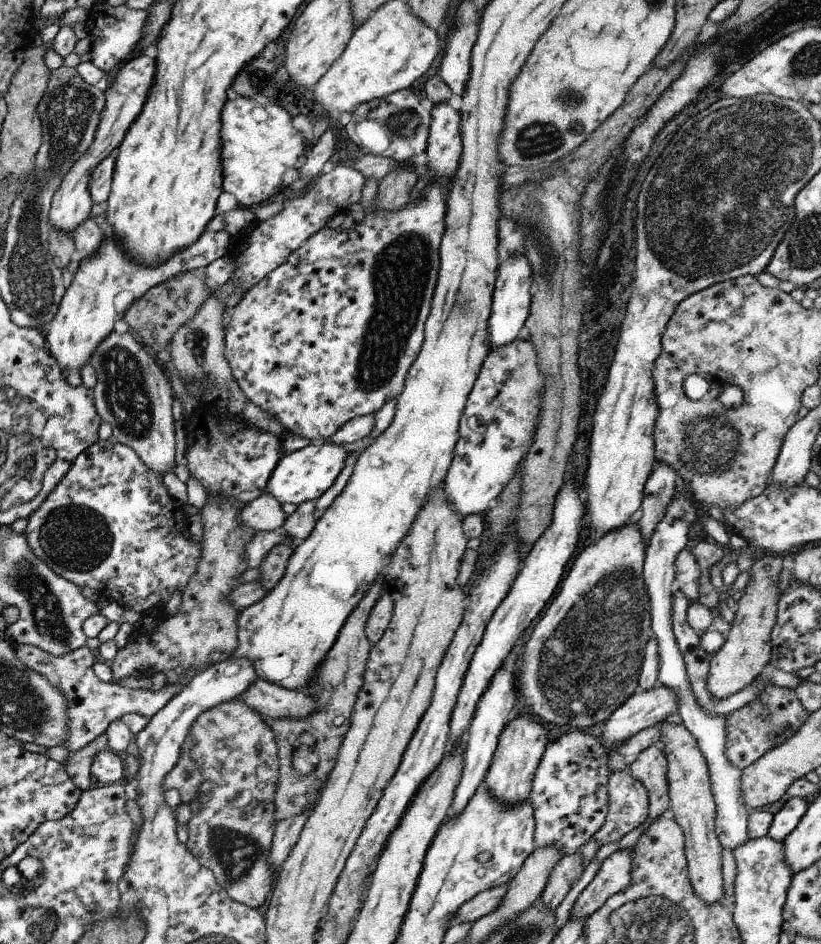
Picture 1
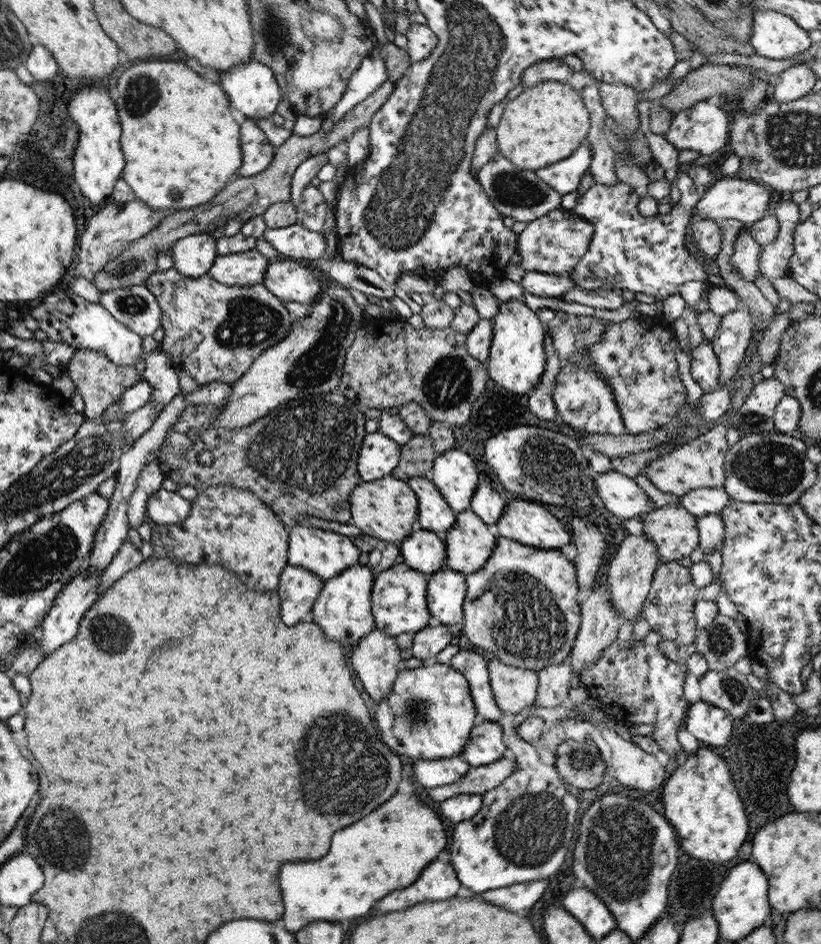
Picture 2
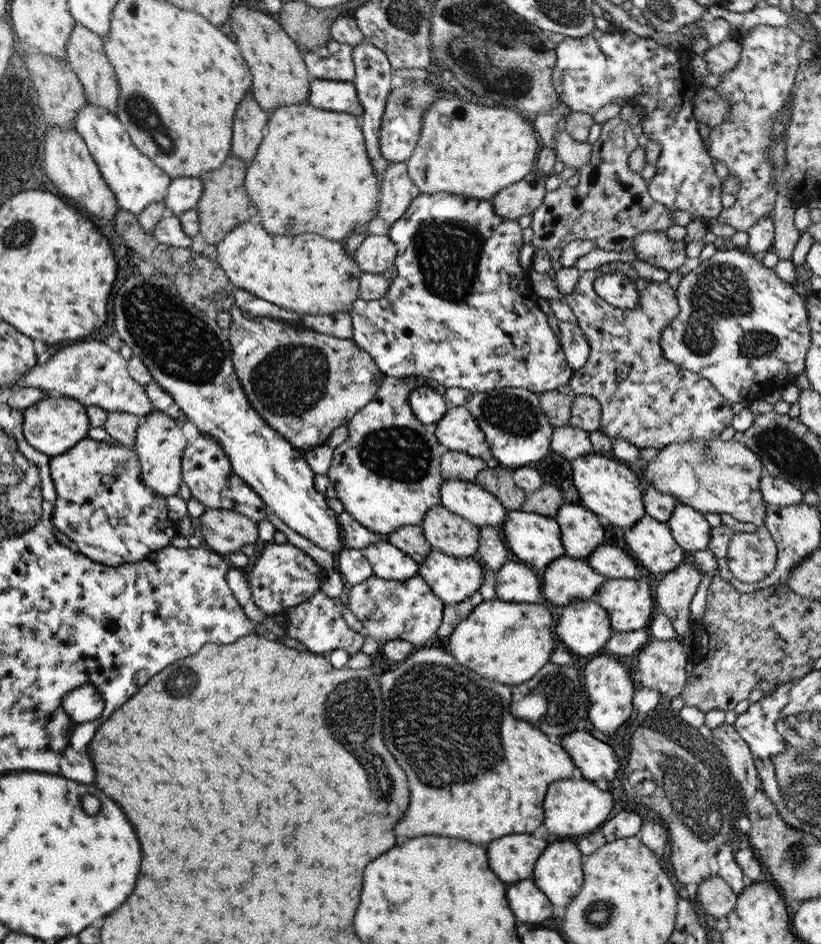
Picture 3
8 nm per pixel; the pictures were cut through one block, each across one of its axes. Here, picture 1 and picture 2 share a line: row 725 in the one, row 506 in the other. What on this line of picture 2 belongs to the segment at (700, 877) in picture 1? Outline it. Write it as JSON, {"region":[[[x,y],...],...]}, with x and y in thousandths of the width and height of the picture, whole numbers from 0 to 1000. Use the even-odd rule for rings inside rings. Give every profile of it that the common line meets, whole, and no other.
{"region":[[[829,534],[797,538],[781,553],[782,564],[800,582],[804,596],[825,594],[850,579],[848,548]]]}

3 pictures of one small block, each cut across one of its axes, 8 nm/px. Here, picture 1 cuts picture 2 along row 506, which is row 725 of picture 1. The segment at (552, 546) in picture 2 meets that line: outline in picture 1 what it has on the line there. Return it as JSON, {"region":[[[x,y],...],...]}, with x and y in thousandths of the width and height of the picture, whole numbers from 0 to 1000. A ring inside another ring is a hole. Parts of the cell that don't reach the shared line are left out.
{"region":[[[642,756],[630,757],[615,766],[608,776],[604,793],[590,824],[594,838],[604,846],[614,849],[615,852],[625,852],[643,845],[652,815],[665,788],[670,786],[665,781],[666,774],[666,768],[659,767]]]}

